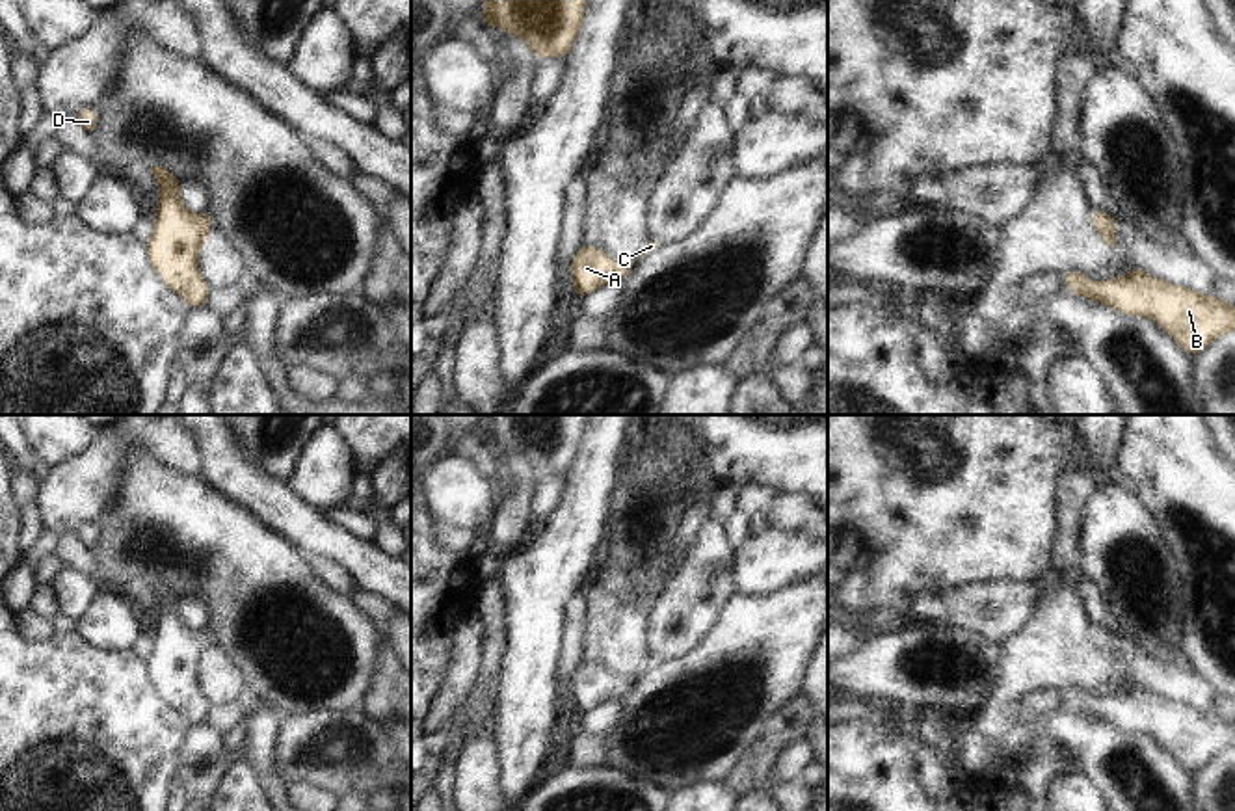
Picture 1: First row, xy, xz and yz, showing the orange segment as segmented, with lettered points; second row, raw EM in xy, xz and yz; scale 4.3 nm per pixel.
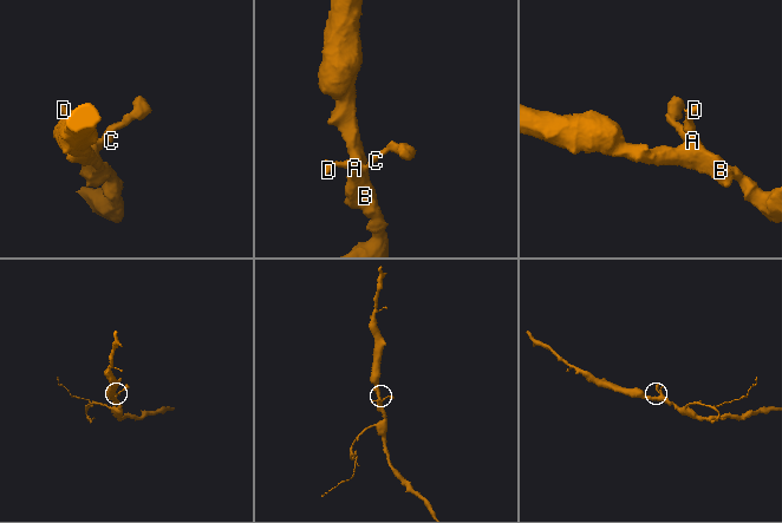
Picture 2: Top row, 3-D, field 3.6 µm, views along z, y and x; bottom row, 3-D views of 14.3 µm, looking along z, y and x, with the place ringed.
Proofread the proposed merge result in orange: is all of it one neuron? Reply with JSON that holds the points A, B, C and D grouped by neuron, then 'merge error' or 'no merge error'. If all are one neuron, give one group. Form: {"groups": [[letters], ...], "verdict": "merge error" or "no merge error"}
{"groups": [["A", "B", "C", "D"]], "verdict": "no merge error"}

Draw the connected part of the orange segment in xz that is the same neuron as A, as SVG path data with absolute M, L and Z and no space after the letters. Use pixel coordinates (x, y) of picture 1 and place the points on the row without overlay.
M582 662L571 675L571 699L575 711L584 714L610 698L623 699L636 677L618 679L601 664Z

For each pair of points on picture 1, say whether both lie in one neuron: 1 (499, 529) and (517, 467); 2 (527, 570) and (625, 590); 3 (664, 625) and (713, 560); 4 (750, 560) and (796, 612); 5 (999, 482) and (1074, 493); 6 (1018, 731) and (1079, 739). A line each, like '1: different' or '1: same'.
1: same
2: different
3: same
4: different
5: different
6: same

